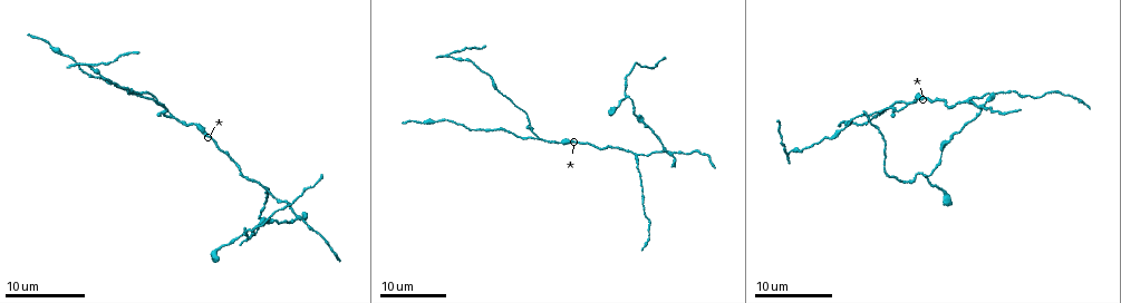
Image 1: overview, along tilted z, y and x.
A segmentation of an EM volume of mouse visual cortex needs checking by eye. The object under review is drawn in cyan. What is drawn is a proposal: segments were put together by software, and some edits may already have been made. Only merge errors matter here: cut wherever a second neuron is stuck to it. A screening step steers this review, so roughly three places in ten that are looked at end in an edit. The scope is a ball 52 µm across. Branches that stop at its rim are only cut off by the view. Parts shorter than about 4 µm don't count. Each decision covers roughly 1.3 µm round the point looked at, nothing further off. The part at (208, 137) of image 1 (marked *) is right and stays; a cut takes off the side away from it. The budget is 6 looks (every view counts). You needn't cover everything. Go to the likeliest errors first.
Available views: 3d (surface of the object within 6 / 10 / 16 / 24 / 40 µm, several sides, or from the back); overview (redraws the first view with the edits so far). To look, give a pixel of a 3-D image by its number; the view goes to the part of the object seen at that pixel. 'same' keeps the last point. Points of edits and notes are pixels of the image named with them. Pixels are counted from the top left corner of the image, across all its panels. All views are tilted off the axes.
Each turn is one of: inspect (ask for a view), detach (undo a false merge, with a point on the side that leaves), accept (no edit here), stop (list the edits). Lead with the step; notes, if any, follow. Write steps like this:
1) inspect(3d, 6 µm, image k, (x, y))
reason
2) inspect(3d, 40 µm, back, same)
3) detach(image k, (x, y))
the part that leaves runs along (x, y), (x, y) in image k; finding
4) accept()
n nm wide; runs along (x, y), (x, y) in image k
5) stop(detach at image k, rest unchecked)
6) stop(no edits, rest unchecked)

inspect(3d, 16 µm, image 1, (296, 220))
looks like a crossing

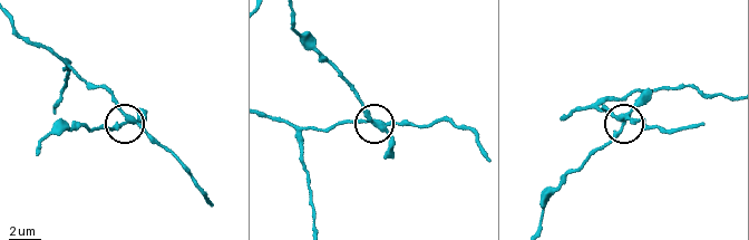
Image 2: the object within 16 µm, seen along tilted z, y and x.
inspect(3d, 10 µm, image 2, (128, 122))

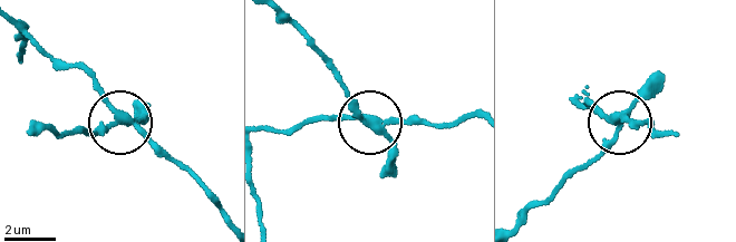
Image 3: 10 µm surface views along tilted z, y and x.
detach(image 3, (391, 156))
the part that leaves runs along (371, 122), (352, 110), (303, 32), (279, 20) in image 3; a second neuron is stuck on

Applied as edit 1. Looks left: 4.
inspect(overview)

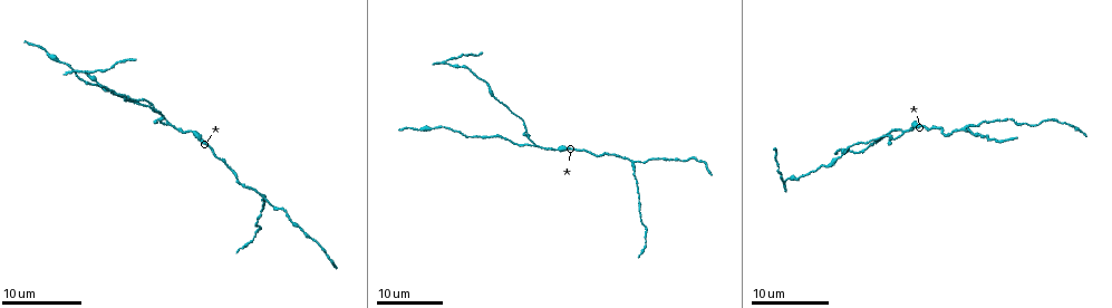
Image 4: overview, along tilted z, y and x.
inspect(3d, 24 µm, image 4, (168, 121))
two arms in line, one across

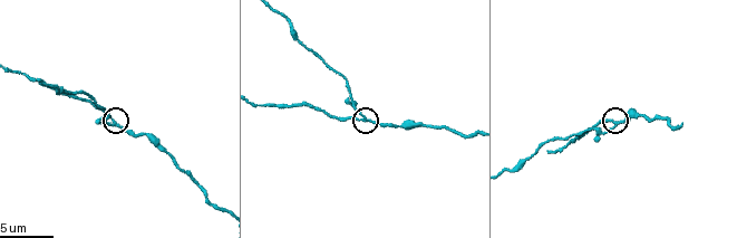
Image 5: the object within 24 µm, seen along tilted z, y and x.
inspect(3d, 6 µm, image 5, (363, 118))
zoom in

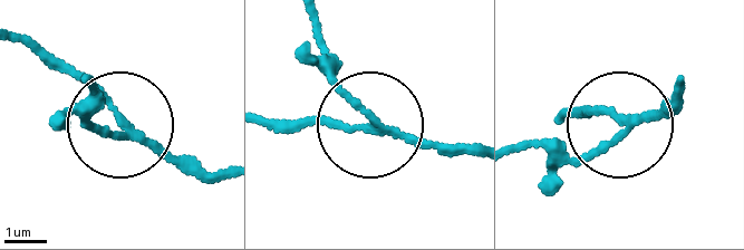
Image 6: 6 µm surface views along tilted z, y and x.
detach(image 6, (328, 80))
3 arms; the part that leaves runs along (375, 125), (334, 76), (315, 21) in image 6; a second neuron is stuck on

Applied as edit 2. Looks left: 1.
stop(detach at image 3, detach at image 6, rest unchecked)

